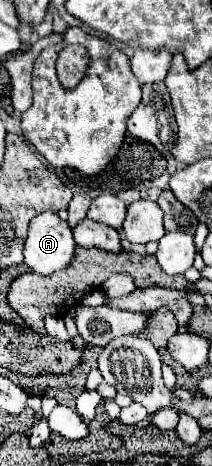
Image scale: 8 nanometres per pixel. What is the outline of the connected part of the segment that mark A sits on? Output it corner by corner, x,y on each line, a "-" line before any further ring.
40,213
28,225
24,243
24,265
38,275
52,275
64,269
74,257
74,239
66,221
56,213

